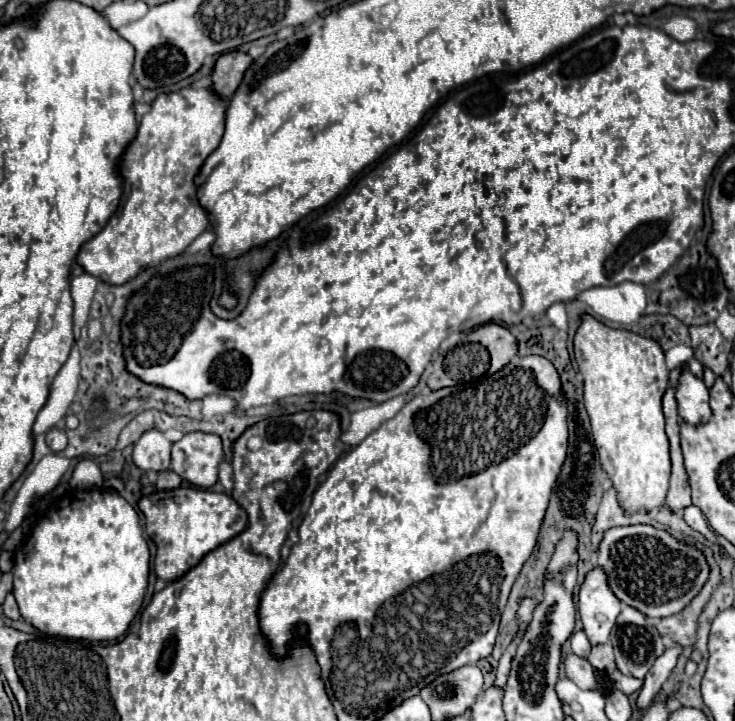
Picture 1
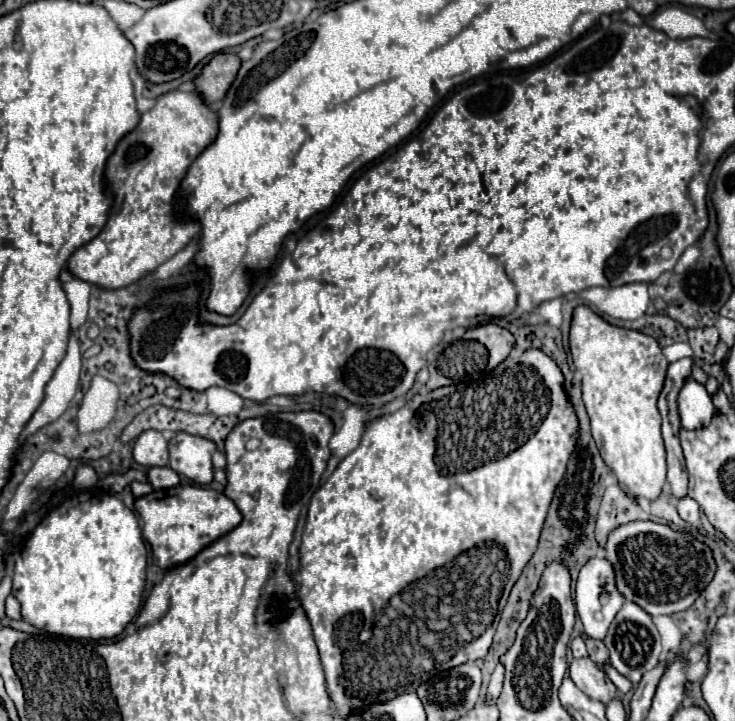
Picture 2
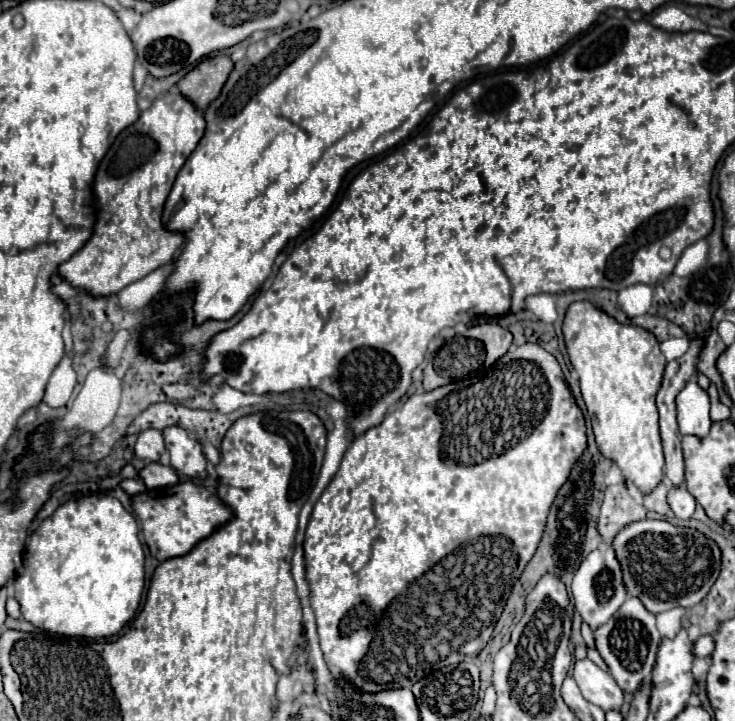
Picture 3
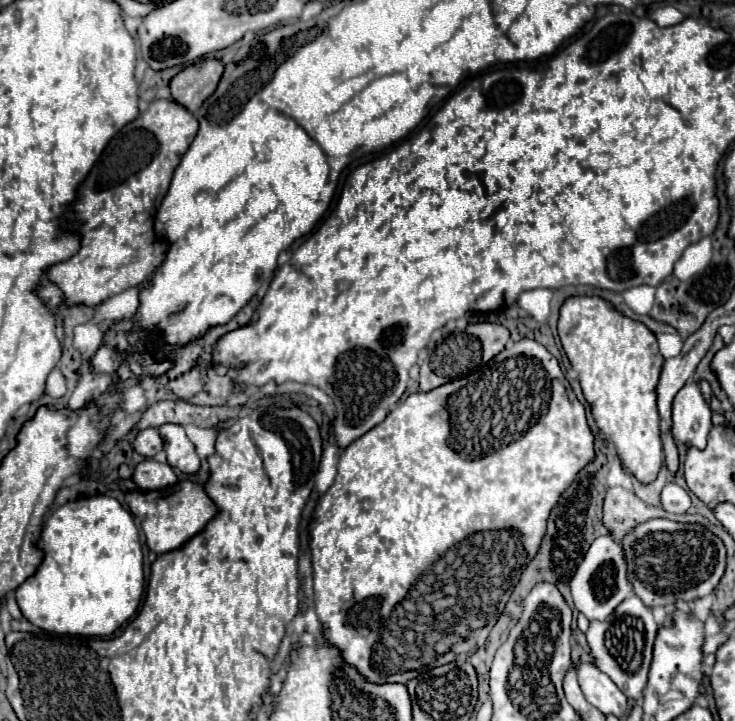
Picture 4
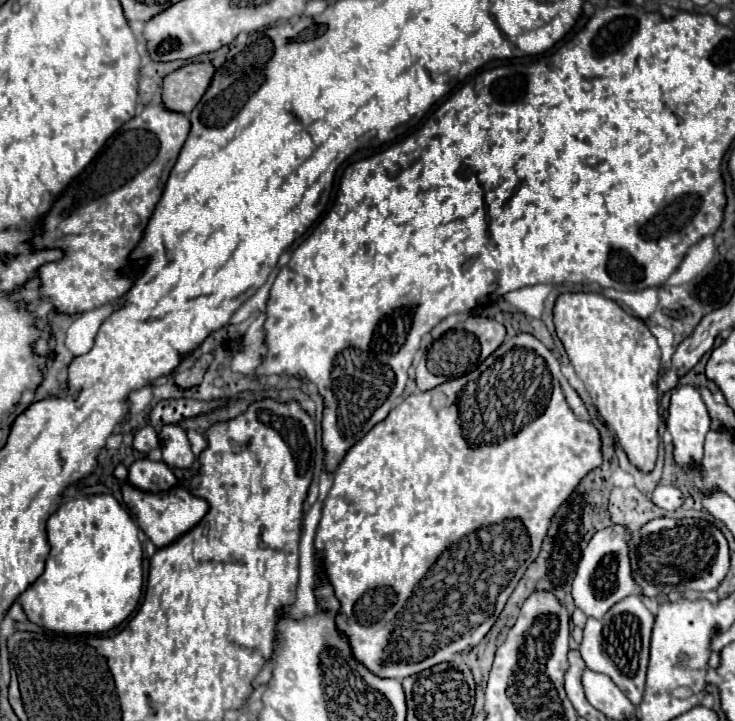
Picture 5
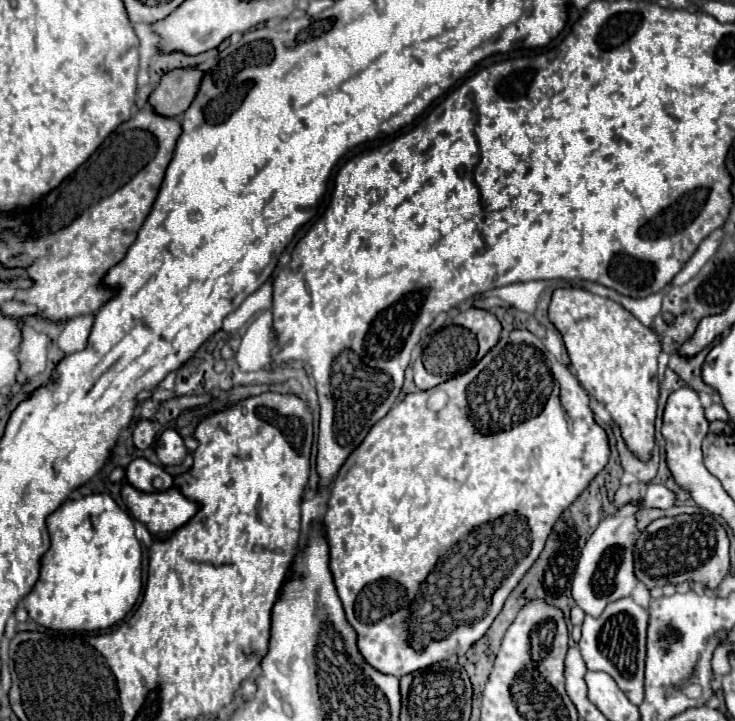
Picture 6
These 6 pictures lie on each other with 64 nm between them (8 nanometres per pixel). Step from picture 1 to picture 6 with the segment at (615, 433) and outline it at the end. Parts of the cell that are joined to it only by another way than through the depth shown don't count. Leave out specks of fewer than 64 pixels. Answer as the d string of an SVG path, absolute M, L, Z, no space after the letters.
M556 288L552 292L552 300L550 300L550 306L548 306L548 318L550 322L560 330L562 338L564 338L564 344L566 344L566 350L570 354L570 360L572 360L572 366L576 370L576 376L580 380L580 384L584 386L584 390L606 404L612 420L620 426L622 430L622 438L626 442L626 446L642 460L648 460L650 458L650 452L654 448L654 422L656 422L656 404L658 404L658 390L660 390L660 380L658 380L658 354L660 354L660 340L656 336L656 332L644 324L640 324L640 320L636 320L636 316L632 316L632 312L628 312L624 306L620 306L618 302L610 300L610 298L604 298L604 296L598 296L598 294L592 294L592 292L586 292L586 290L580 290L580 288Z

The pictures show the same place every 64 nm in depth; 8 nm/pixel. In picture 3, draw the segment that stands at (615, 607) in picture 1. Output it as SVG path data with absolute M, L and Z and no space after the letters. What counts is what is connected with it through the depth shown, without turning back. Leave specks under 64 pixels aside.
M602 546L592 550L586 560L580 564L574 580L572 580L572 596L574 596L574 608L580 612L582 620L588 622L592 630L606 624L610 616L622 606L628 592L622 584L622 572L620 562L616 560L616 554L610 546Z

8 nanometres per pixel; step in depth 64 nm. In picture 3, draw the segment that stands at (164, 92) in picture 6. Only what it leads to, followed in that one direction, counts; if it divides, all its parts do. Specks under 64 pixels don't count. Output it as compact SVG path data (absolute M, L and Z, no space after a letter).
M228 56L204 58L194 70L182 76L182 80L178 82L178 90L198 110L204 110L220 94L230 70L232 60Z

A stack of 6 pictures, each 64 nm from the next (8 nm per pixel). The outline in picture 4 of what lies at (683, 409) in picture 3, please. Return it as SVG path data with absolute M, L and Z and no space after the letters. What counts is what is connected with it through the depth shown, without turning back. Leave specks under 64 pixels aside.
M696 382L684 384L672 400L672 436L686 448L702 450L712 428L710 408Z

